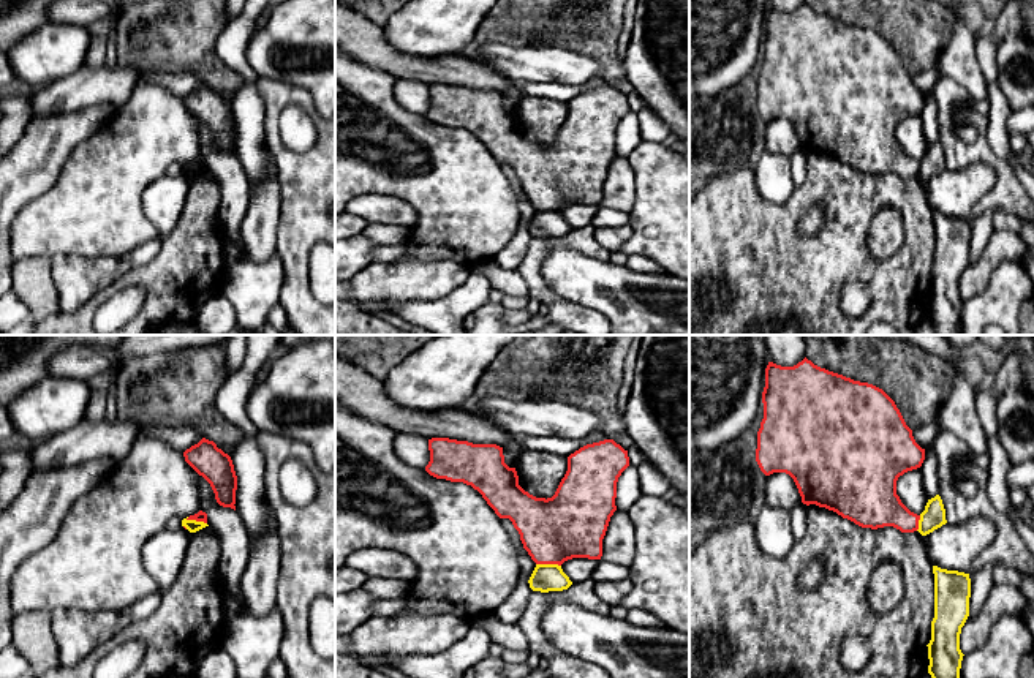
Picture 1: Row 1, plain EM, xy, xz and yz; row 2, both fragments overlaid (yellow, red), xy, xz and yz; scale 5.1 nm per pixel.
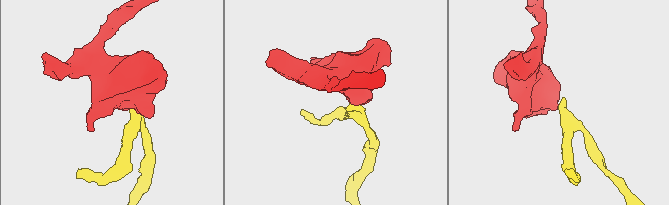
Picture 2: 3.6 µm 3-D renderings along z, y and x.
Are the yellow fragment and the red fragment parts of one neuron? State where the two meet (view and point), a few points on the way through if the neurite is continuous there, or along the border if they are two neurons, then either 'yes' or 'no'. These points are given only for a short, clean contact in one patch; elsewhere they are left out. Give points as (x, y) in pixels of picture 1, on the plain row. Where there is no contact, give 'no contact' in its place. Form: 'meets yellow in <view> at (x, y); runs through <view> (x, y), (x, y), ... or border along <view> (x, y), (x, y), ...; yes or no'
meets yellow in xz at (549, 210); border along xz (536, 209), (557, 209), (560, 212); no

